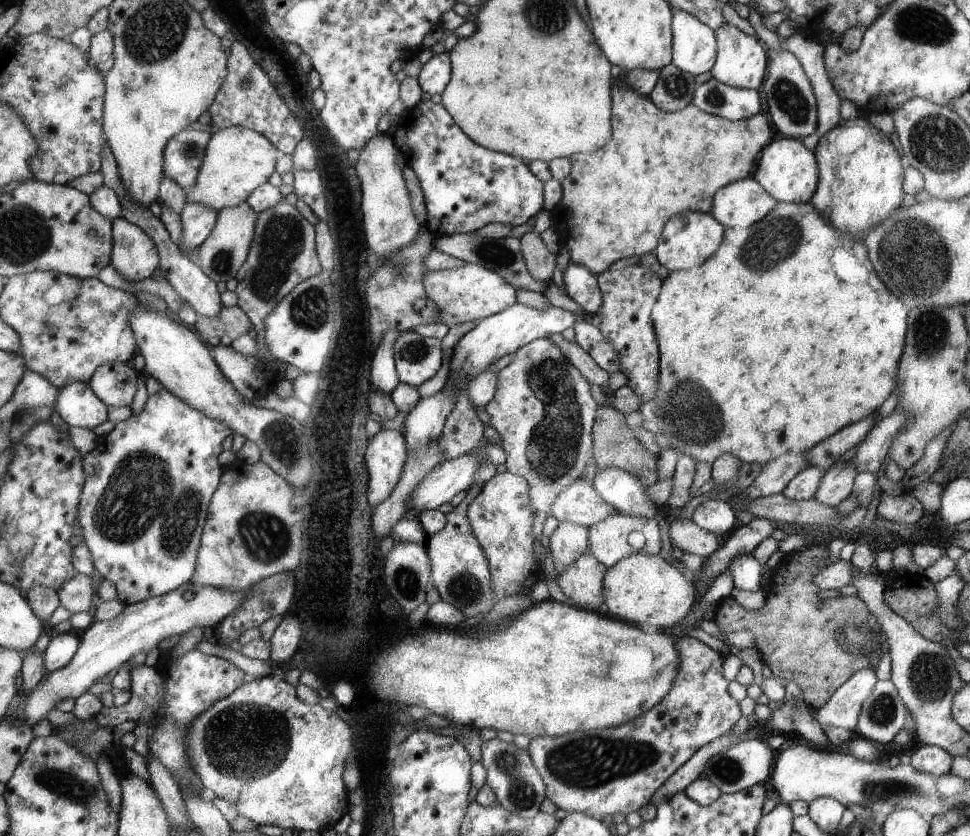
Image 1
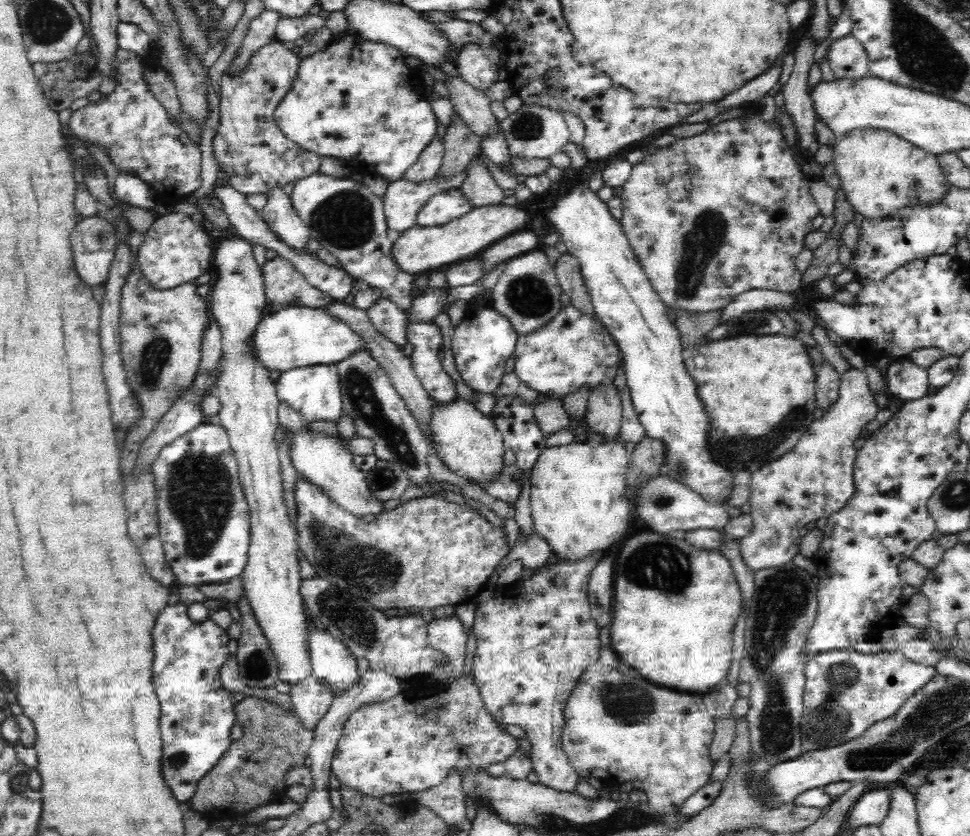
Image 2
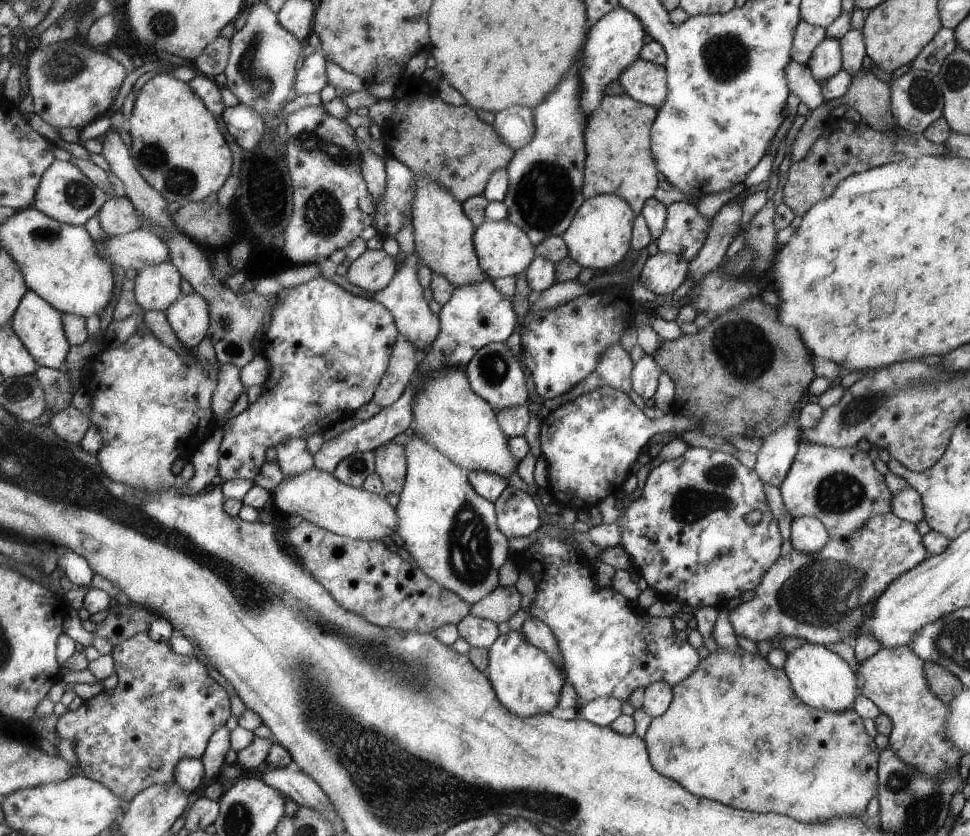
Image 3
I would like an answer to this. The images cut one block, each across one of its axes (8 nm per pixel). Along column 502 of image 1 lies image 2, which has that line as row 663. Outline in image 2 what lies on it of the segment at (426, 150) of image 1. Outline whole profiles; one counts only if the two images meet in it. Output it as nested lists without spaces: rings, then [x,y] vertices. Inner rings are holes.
[[[178,601],[163,608],[152,628],[152,682],[160,701],[160,770],[182,806],[190,802],[199,780],[232,743],[230,730],[236,723],[236,702],[219,679],[219,670],[229,658],[228,642],[226,629],[211,619],[192,622],[187,606]]]

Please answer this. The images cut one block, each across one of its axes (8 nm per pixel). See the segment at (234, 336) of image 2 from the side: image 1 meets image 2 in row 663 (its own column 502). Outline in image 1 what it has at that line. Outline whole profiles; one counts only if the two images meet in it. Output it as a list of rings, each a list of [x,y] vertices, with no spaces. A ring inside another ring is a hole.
[[[466,263],[460,268],[428,271],[422,280],[425,281],[426,294],[441,312],[441,323],[448,327],[488,318],[517,302],[517,290],[509,282],[493,270],[475,264]]]

